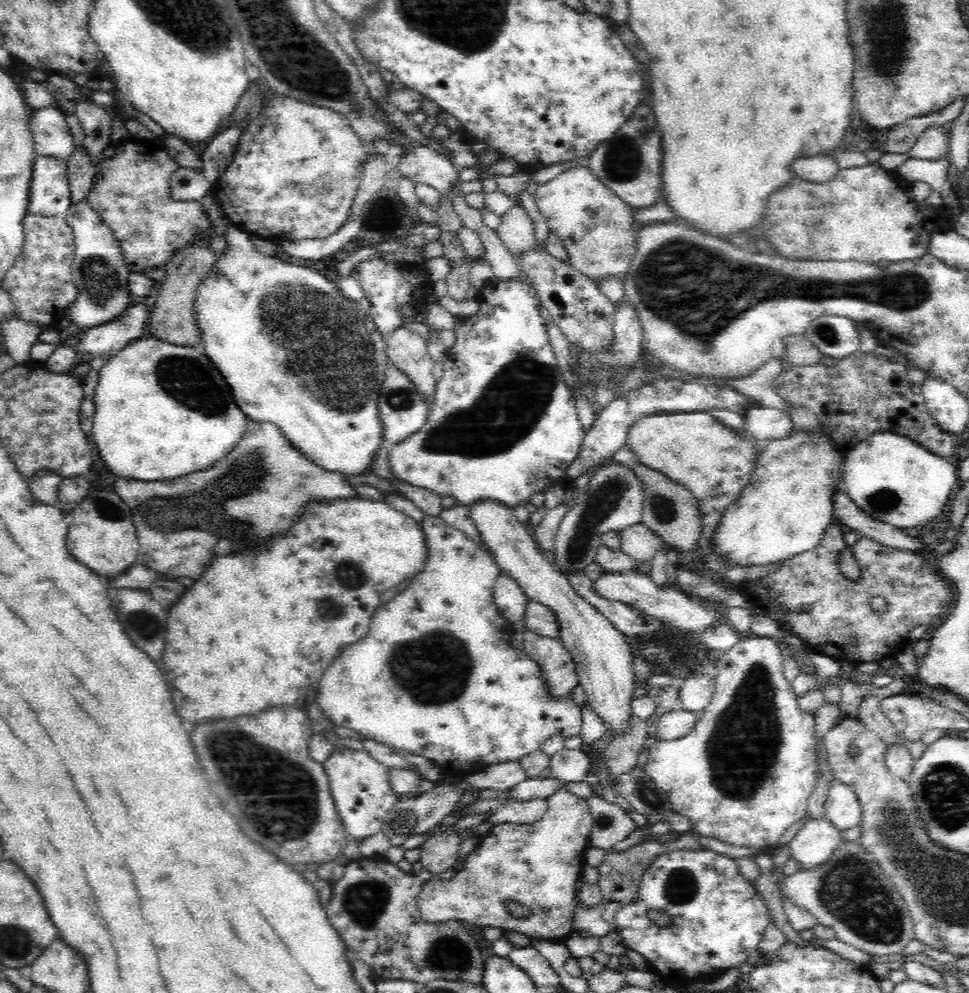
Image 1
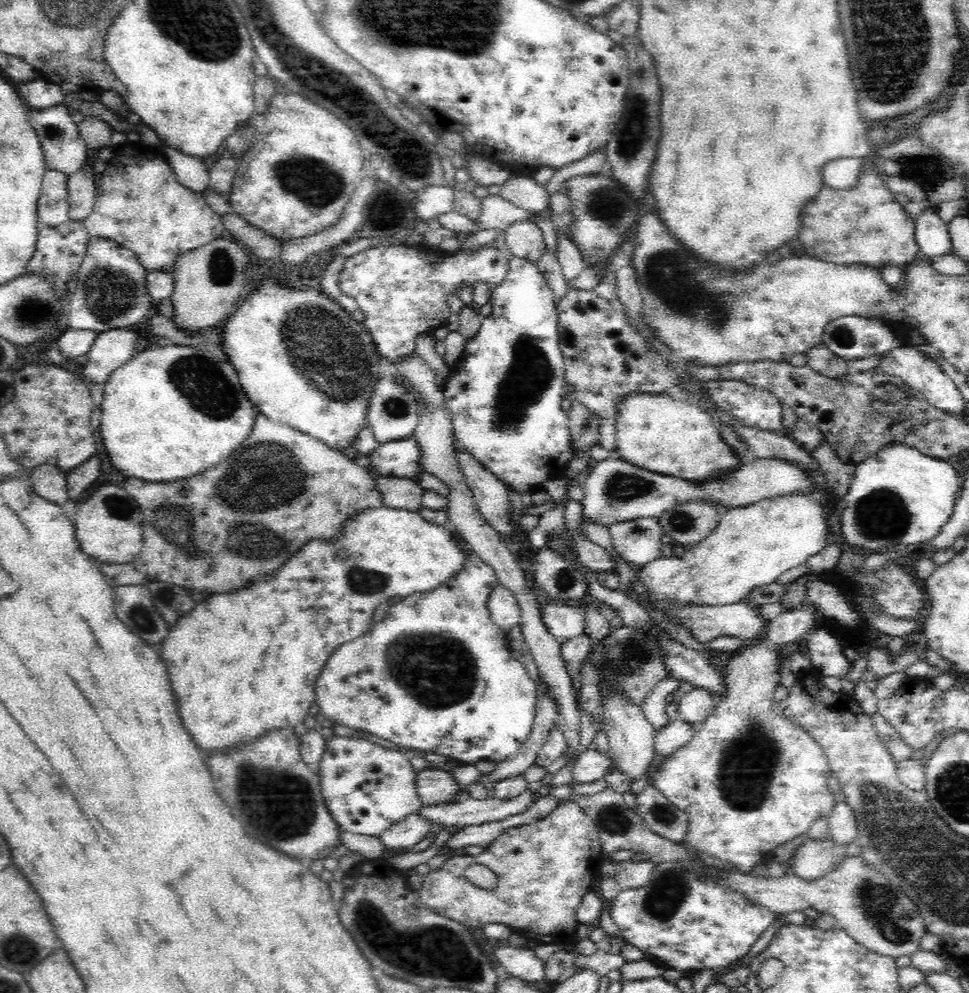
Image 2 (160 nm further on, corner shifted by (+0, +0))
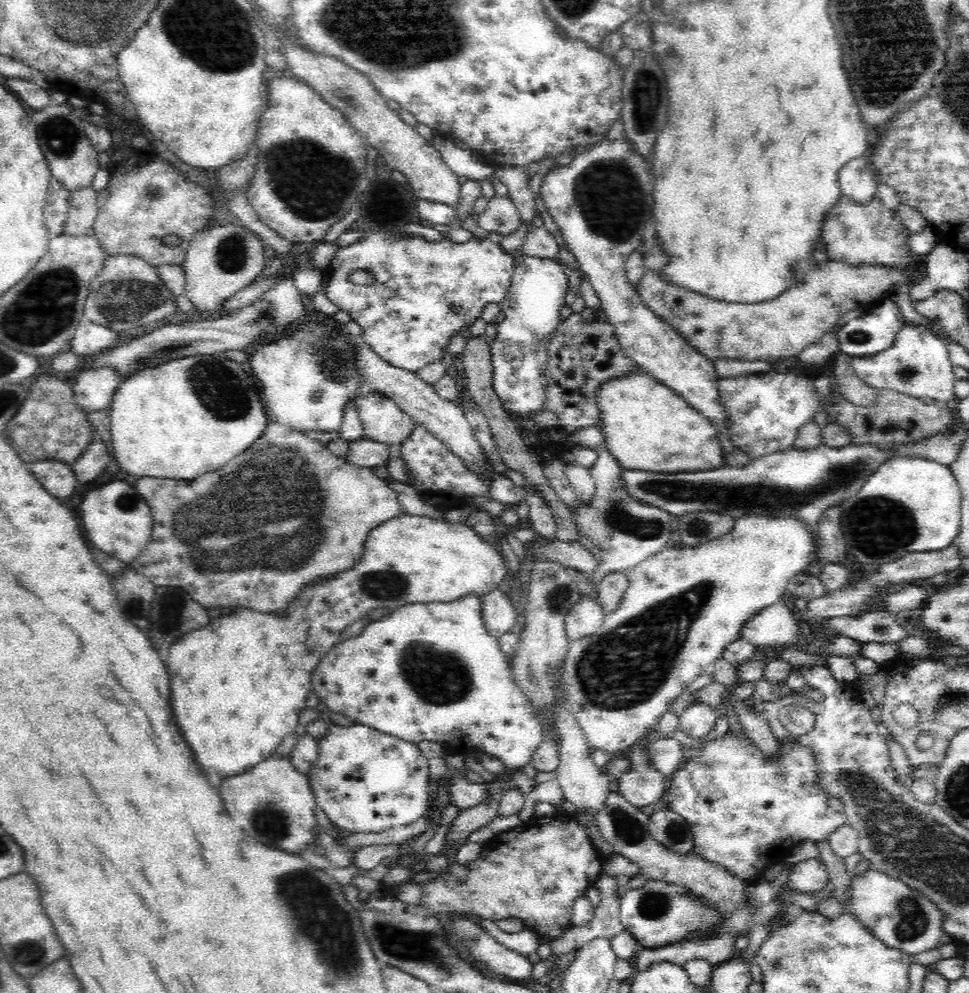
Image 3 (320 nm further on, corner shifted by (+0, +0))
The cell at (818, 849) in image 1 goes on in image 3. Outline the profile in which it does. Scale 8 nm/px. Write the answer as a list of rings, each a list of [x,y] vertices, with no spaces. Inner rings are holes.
[[[807,859],[790,867],[789,881],[787,884],[802,894],[817,893],[824,890],[829,881],[827,866],[819,859]]]

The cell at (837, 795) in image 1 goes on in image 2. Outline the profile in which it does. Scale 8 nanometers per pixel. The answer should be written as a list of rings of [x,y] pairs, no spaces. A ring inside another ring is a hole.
[[[845,802],[836,803],[832,814],[828,816],[829,836],[840,846],[846,847],[855,842],[858,834],[857,820],[852,807]]]

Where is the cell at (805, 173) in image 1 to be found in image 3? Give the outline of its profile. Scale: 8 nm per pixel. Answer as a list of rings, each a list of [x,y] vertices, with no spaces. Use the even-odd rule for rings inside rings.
[[[867,156],[850,160],[838,172],[838,183],[842,194],[859,204],[868,204],[878,192],[875,171],[870,167]]]

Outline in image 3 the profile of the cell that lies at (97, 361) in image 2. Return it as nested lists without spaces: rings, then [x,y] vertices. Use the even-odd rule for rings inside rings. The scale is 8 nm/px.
[[[113,368],[85,369],[72,386],[75,403],[84,412],[108,411],[121,382]]]

